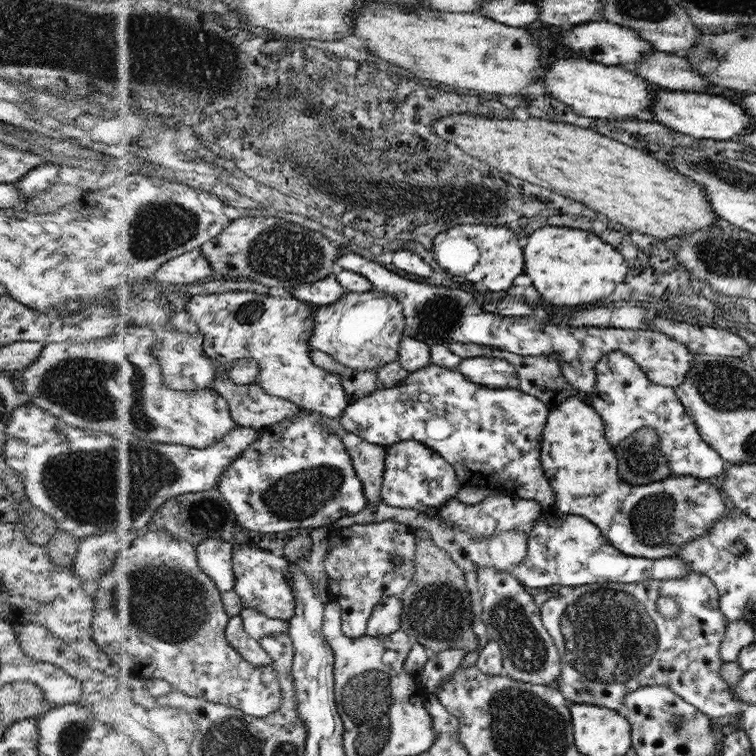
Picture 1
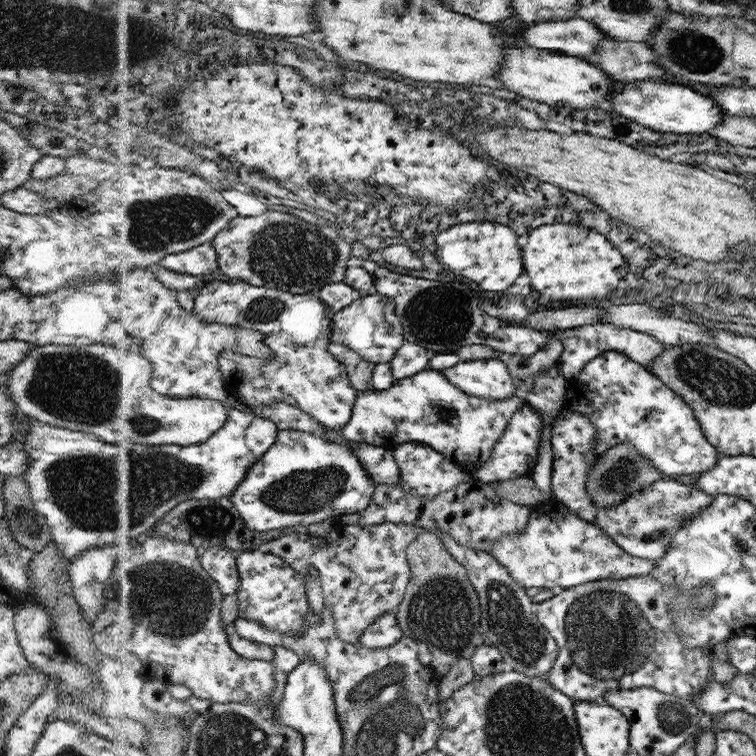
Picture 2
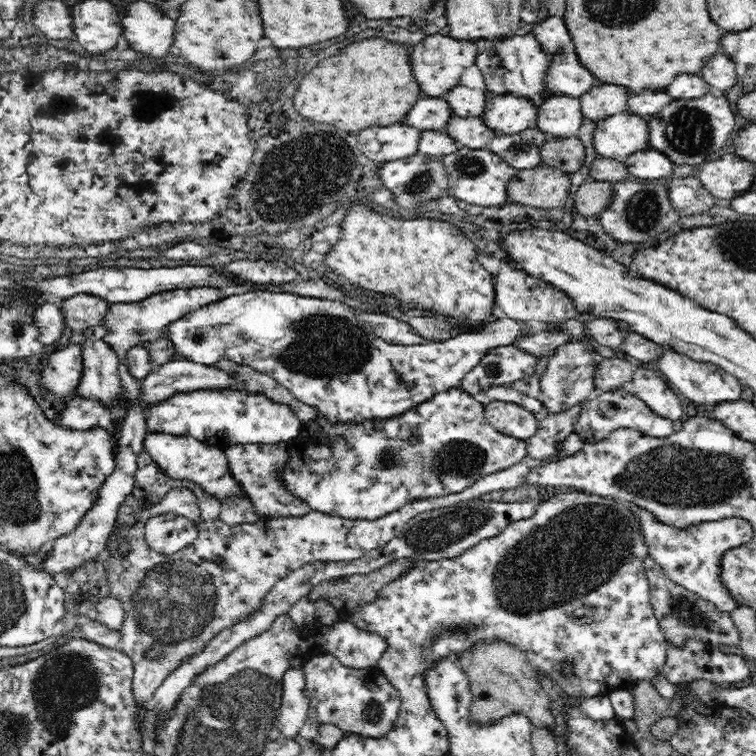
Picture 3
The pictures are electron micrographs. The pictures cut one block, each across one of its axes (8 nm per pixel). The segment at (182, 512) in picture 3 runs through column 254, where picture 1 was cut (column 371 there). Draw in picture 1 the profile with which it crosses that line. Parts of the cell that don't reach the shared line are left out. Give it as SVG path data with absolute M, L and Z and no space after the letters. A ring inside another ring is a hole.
M385 520L383 522L373 522L371 524L355 524L349 528L342 528L337 538L330 537L330 549L328 550L325 564L326 571L330 577L330 594L342 608L342 629L349 638L359 638L365 636L367 630L368 616L373 607L380 602L380 598L387 596L398 597L405 590L415 573L414 555L416 550L415 534L407 525L397 524L397 522ZM393 555L401 557L400 564L390 562Z

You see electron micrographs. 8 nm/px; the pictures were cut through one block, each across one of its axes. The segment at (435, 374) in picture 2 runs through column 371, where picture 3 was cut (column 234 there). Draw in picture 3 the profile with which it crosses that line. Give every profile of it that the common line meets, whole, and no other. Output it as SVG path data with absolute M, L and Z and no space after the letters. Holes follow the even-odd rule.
M235 389L180 392L146 408L147 431L194 437L200 442L226 451L235 445L274 445L288 443L301 430L301 421L286 404L275 403L262 395Z

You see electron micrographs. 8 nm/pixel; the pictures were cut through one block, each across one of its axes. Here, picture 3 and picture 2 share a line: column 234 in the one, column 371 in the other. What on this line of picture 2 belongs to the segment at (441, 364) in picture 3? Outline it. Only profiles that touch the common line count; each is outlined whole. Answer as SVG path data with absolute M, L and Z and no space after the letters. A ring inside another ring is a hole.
M377 293L363 295L342 311L334 313L332 319L332 342L344 344L350 350L360 354L365 362L372 362L375 365L388 363L403 342L401 321L395 315L394 302L389 297Z

